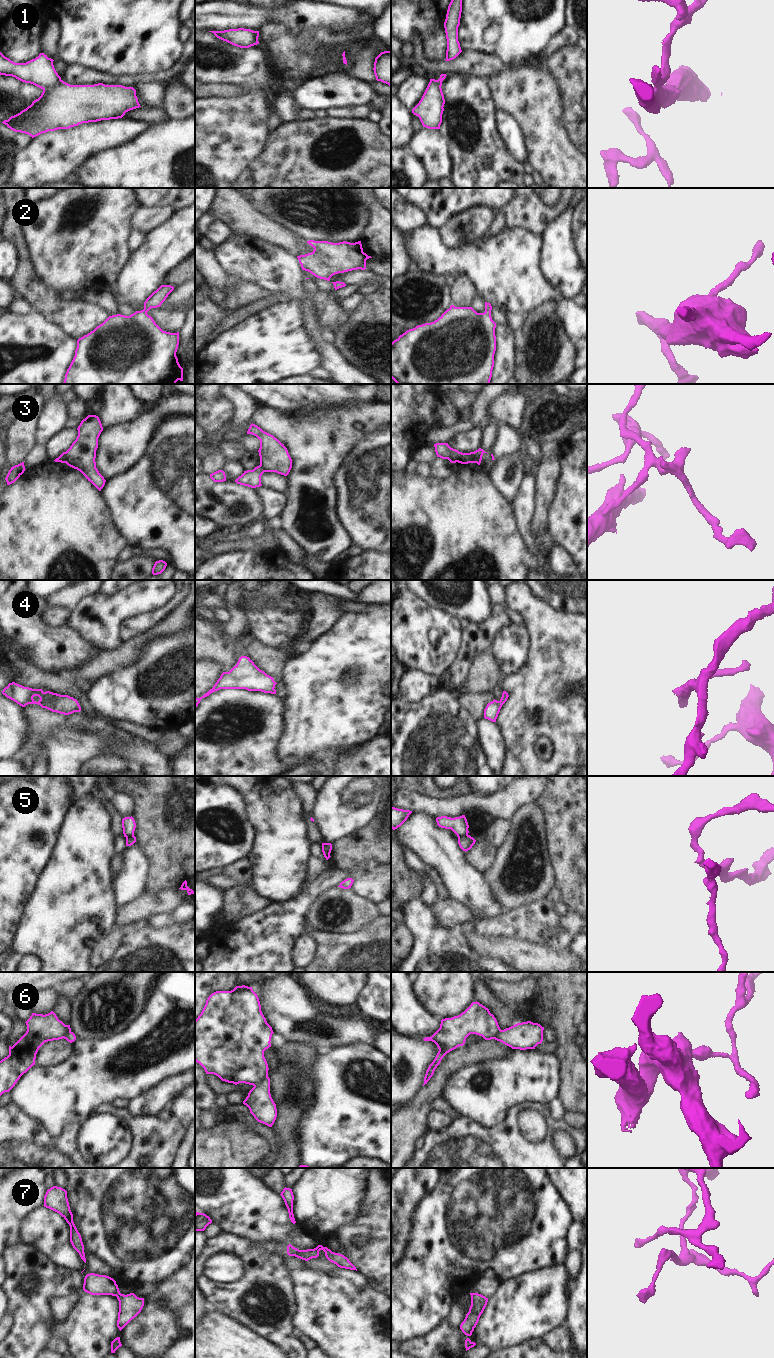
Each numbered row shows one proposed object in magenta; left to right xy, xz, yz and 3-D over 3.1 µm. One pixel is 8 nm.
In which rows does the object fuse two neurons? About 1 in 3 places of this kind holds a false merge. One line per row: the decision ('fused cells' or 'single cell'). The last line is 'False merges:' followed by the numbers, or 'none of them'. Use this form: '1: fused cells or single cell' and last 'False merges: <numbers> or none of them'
1: fused cells
2: single cell
3: fused cells
4: single cell
5: fused cells
6: fused cells
7: single cell
False merges: 1, 3, 5, 6

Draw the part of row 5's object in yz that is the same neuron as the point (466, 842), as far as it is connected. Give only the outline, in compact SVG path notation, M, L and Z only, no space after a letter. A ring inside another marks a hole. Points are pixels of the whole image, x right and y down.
M470 835L464 837L458 837L458 844L463 851L468 851L475 844L476 840Z

